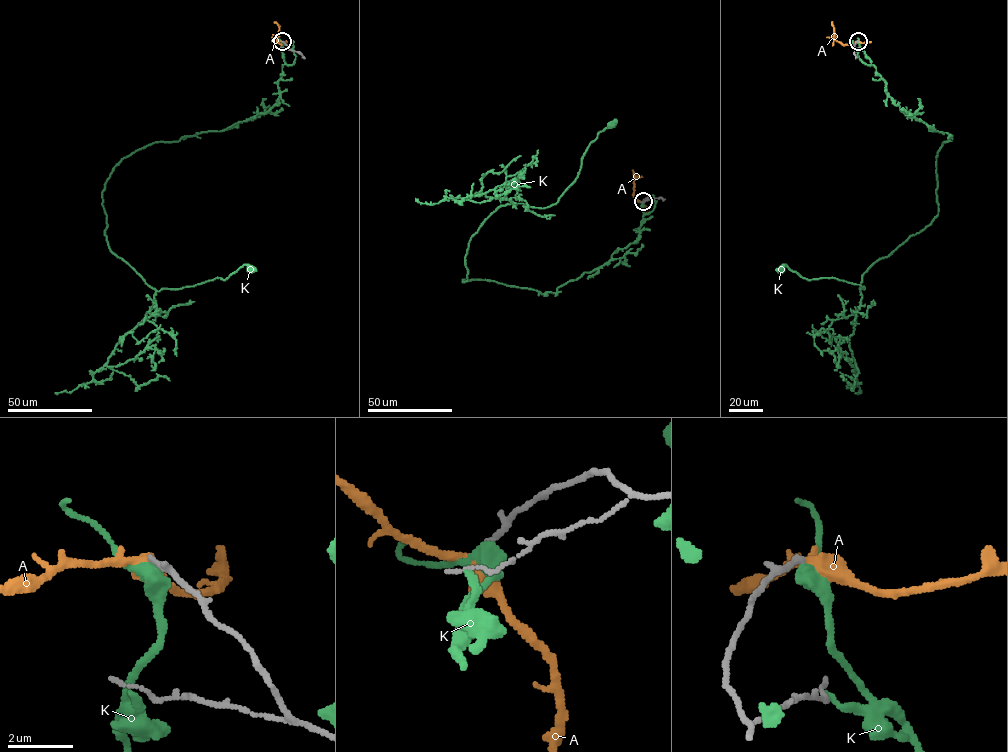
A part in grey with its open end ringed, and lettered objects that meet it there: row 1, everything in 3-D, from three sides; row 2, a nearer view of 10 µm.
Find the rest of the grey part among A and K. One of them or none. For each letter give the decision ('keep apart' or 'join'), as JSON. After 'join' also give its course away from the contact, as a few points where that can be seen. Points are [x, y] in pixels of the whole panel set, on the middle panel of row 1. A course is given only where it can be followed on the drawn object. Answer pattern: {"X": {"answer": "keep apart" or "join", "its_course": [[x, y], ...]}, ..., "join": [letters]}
{"A": {"answer": "join", "its_course": [[643, 201], [633, 195], [633, 181], [639, 177], [634, 176]]}, "K": {"answer": "keep apart"}, "join": ["A"]}

